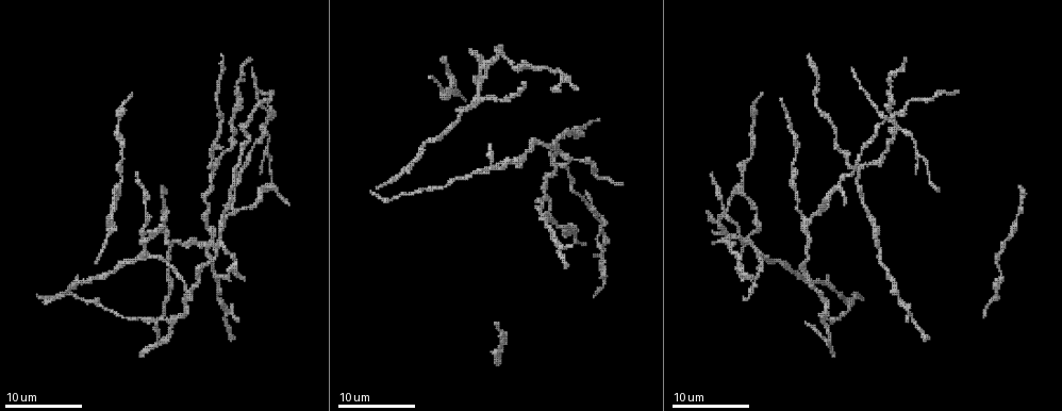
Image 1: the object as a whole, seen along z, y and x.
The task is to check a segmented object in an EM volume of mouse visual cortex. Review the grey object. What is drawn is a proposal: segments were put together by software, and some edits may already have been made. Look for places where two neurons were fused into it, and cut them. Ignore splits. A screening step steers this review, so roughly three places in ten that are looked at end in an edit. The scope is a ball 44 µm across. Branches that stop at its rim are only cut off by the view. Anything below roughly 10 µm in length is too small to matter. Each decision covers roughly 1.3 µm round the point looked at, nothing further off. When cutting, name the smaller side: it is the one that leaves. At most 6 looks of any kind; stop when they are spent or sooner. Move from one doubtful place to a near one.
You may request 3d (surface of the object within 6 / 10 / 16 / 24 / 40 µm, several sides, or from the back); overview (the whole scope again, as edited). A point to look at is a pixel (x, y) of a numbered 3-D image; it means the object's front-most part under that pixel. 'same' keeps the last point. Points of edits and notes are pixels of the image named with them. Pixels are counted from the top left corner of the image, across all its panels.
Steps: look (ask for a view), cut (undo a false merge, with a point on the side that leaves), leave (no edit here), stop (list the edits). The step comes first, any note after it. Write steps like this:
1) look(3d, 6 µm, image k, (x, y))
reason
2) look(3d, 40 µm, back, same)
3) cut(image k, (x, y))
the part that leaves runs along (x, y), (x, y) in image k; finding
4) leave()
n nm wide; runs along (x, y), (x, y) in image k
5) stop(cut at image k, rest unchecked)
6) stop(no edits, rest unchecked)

look(3d, 6 µm, image 1, (171, 324))

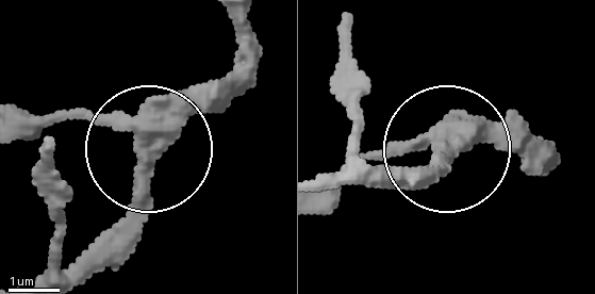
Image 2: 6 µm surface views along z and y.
leave()
runs along (245, 19), (232, 70), (148, 146), (131, 257) in image 2; continuous, no second neuron

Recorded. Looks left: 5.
look(3d, 10 µm, image 1, (146, 252))
four or more arms meet

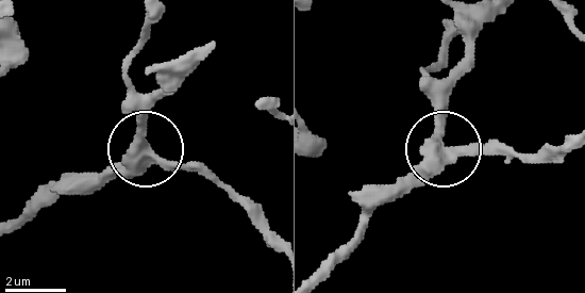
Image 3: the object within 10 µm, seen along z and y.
look(3d, 6 µm, image 3, (441, 151))

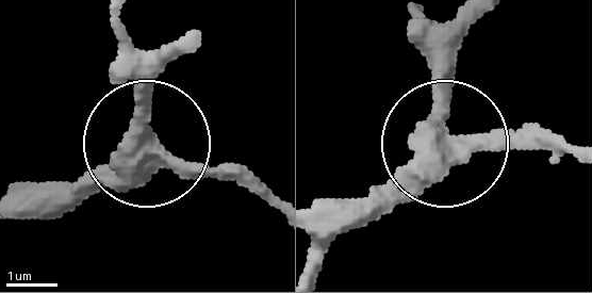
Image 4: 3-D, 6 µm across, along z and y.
leave()
runs along (317, 254), (431, 147), (555, 139) in image 4; continuous, no second neuron

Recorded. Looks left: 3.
look(3d, 10 µm, image 1, (857, 170))
three arms meet

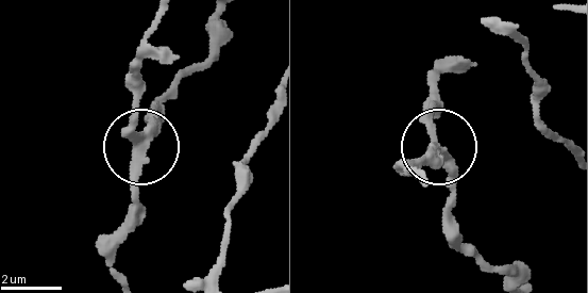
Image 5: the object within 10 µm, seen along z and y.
leave()
continuous, no second neuron

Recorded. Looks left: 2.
stop(no edits, rest unchecked)

